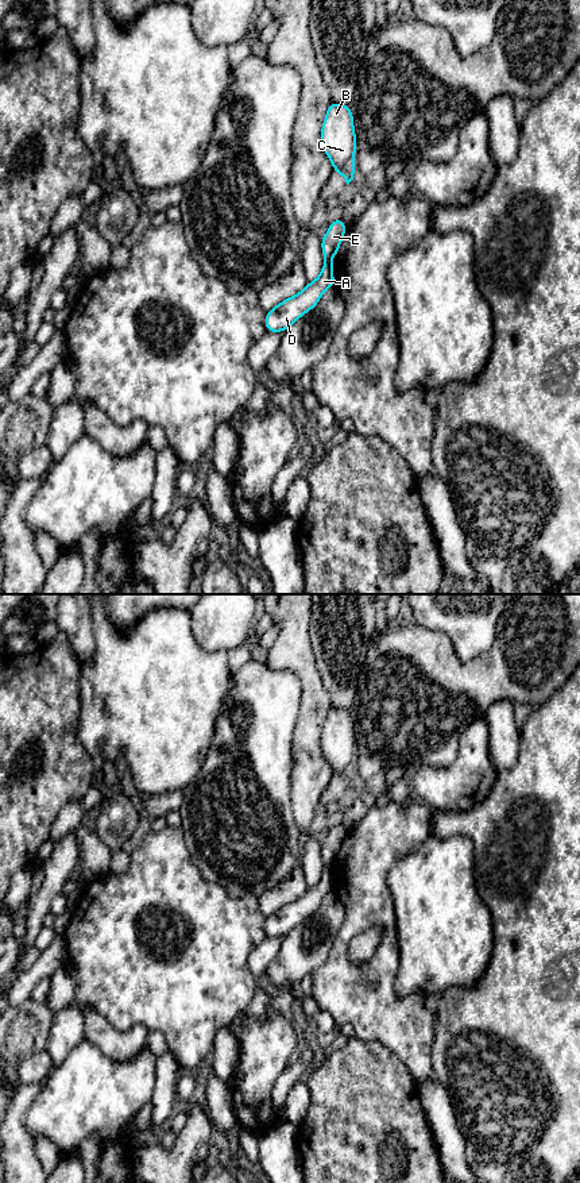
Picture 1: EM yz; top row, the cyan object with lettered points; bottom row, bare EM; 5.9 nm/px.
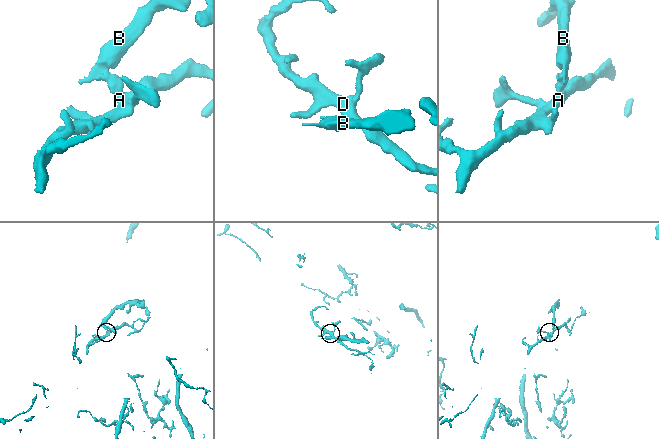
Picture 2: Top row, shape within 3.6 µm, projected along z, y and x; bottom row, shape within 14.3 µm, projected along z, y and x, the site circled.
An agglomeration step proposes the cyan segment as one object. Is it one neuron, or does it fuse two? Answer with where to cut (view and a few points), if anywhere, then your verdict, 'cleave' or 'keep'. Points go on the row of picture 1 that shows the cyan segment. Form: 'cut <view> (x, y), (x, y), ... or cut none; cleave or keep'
cut yz (325, 261), (331, 262); cleave

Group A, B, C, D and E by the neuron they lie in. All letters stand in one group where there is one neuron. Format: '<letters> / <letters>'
A D / B C E

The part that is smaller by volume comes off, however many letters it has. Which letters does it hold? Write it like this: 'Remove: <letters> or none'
Remove: B, C, E

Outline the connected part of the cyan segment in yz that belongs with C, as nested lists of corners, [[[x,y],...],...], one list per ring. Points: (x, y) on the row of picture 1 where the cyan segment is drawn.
[[[329,104],[321,127],[321,144],[333,170],[339,172],[348,185],[356,174],[353,158],[357,147],[351,107]]]

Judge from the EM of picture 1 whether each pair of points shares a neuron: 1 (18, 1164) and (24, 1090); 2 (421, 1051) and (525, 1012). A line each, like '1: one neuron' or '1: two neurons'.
1: one neuron
2: two neurons

